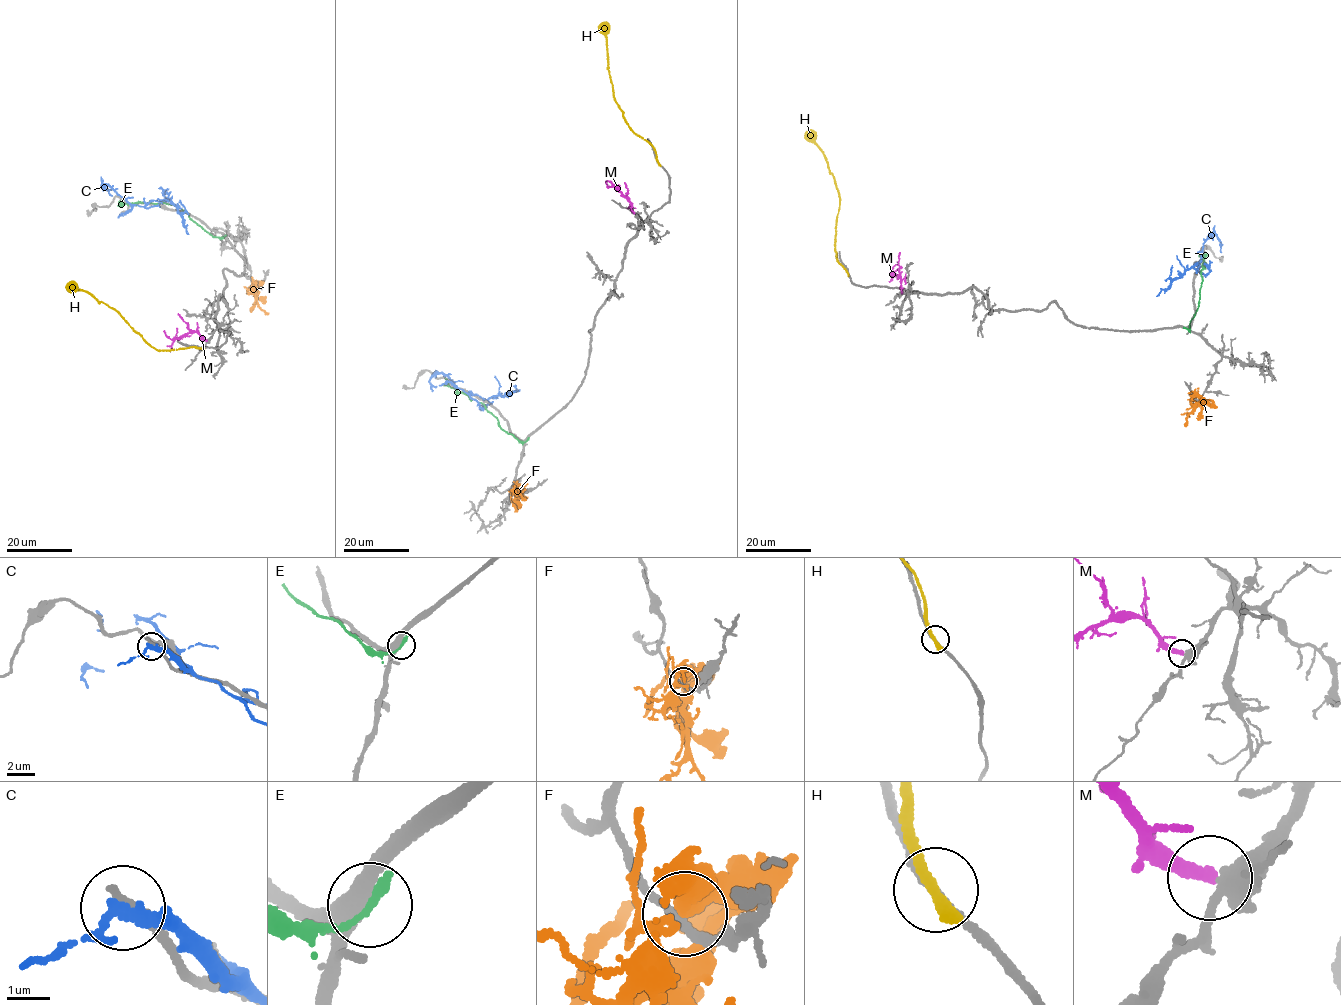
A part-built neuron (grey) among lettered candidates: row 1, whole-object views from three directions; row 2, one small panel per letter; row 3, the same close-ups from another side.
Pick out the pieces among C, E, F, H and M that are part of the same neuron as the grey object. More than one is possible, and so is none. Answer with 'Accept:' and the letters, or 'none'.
Accept: M

